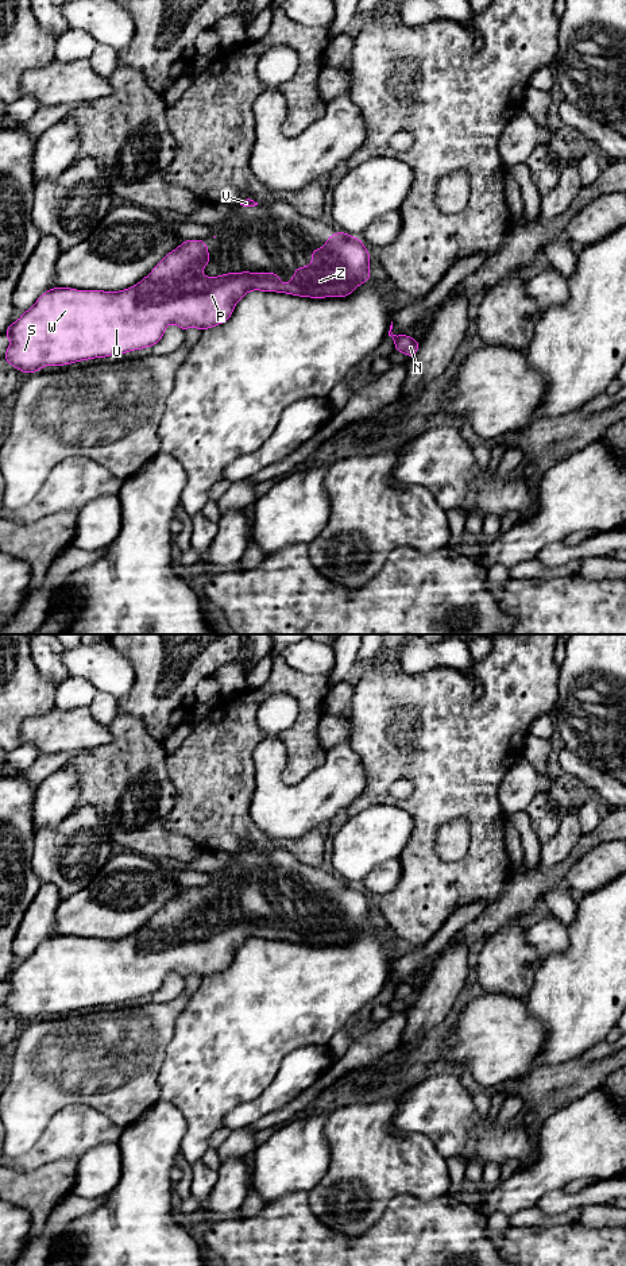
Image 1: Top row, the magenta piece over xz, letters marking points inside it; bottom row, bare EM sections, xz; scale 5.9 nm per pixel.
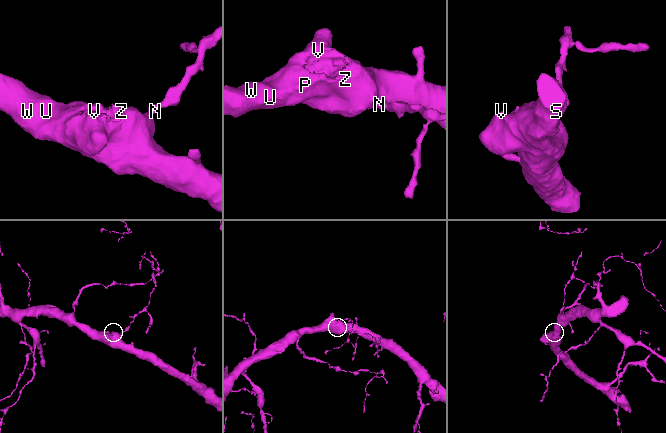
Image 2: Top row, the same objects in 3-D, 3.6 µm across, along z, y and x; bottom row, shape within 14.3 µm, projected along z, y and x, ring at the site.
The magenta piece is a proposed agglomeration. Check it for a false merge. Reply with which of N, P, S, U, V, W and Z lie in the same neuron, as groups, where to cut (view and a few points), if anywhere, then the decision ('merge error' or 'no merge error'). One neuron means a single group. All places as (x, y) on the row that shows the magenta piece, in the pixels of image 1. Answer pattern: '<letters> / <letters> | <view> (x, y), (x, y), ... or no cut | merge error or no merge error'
N P S U V W Z | no cut | no merge error

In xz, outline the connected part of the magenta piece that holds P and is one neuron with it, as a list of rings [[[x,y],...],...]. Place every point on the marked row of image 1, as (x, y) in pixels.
[[[339,231],[331,233],[321,250],[313,248],[310,266],[295,267],[293,278],[282,285],[278,273],[244,270],[240,274],[205,277],[201,271],[210,262],[206,243],[202,239],[183,240],[147,277],[128,289],[104,292],[53,287],[45,292],[3,333],[11,340],[4,359],[19,371],[34,374],[45,366],[65,366],[152,347],[161,341],[169,324],[182,331],[190,327],[204,331],[225,323],[235,305],[251,290],[343,298],[371,279],[370,258],[371,254],[359,238]]]

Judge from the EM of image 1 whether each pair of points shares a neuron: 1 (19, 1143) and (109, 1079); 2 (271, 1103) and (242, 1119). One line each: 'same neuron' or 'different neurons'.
1: same neuron
2: same neuron

